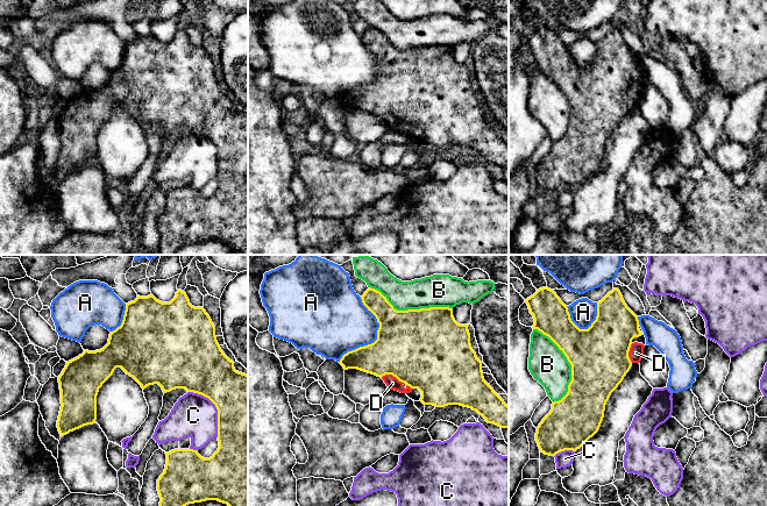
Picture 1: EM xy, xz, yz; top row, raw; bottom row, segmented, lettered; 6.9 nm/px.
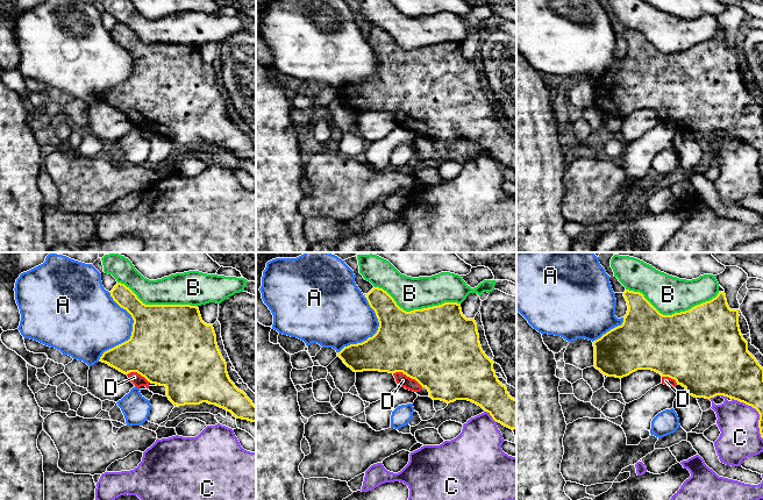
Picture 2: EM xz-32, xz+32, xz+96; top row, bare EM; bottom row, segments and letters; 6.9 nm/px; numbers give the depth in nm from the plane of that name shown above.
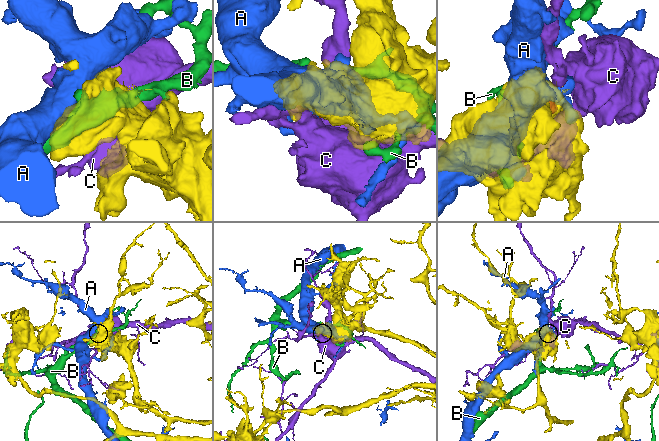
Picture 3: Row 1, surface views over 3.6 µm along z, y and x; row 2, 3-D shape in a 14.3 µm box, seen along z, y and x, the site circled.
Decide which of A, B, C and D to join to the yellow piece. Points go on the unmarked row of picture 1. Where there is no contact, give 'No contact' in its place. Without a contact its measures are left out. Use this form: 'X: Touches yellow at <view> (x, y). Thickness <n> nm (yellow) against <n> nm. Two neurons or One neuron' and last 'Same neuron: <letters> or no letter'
A: Touches yellow at xz (377, 77). Thickness 500 nm (yellow) against 380 nm. Two neurons
B: Touches yellow at yz (568, 100). Thickness 400 nm (yellow) against 260 nm. Two neurons
C: Touches yellow at xy (215, 145). Thickness 420 nm (yellow) against 300 nm. Two neurons
D: Touches yellow at xz (391, 113). Thickness 500 nm (yellow) against 90 nm. One neuron
Same neuron: D

